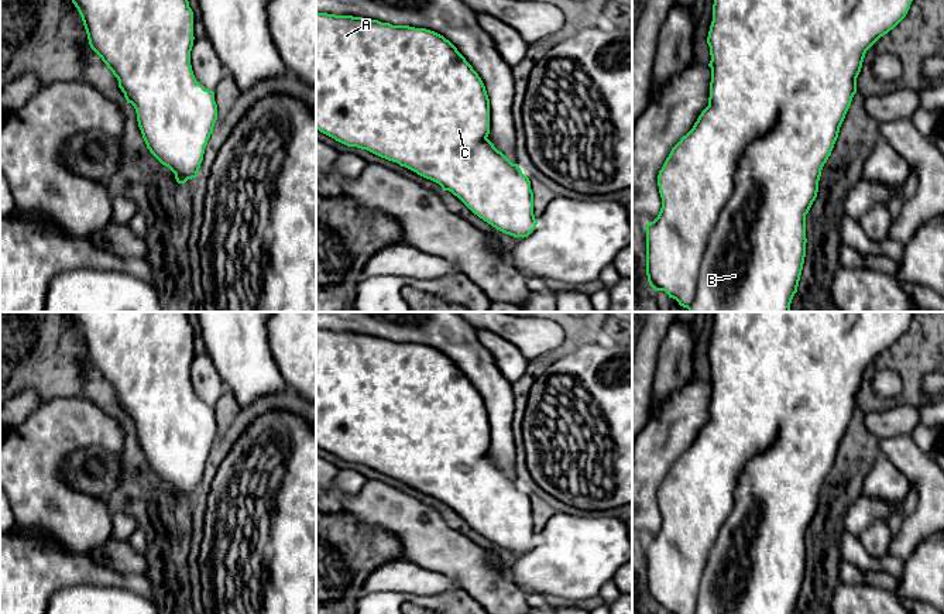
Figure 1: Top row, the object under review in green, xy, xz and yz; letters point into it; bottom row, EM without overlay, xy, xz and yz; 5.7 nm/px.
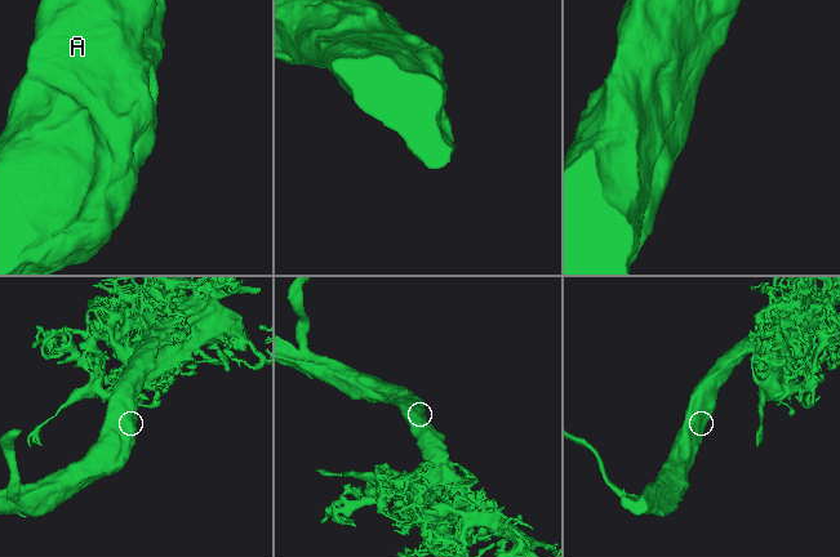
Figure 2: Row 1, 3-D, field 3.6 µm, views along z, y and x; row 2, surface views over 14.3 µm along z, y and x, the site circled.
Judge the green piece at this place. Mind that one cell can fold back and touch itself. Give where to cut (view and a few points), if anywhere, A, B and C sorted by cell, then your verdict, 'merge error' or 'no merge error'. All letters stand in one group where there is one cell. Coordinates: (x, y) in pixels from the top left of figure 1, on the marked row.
no cut | A B C | no merge error

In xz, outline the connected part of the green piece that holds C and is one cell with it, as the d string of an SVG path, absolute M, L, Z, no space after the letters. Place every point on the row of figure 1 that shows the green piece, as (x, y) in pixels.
M316 13L316 130L439 183L505 234L524 239L536 229L529 178L487 138L490 99L481 78L435 31Z

